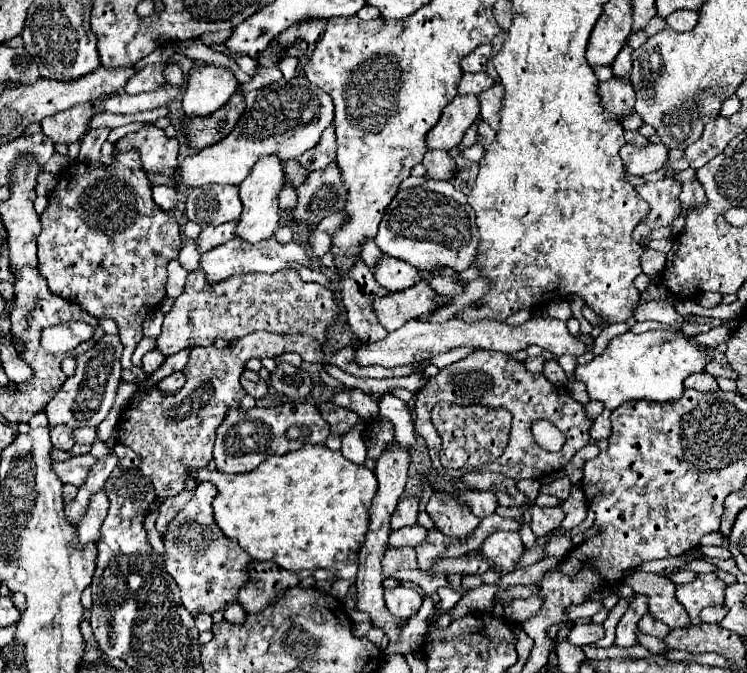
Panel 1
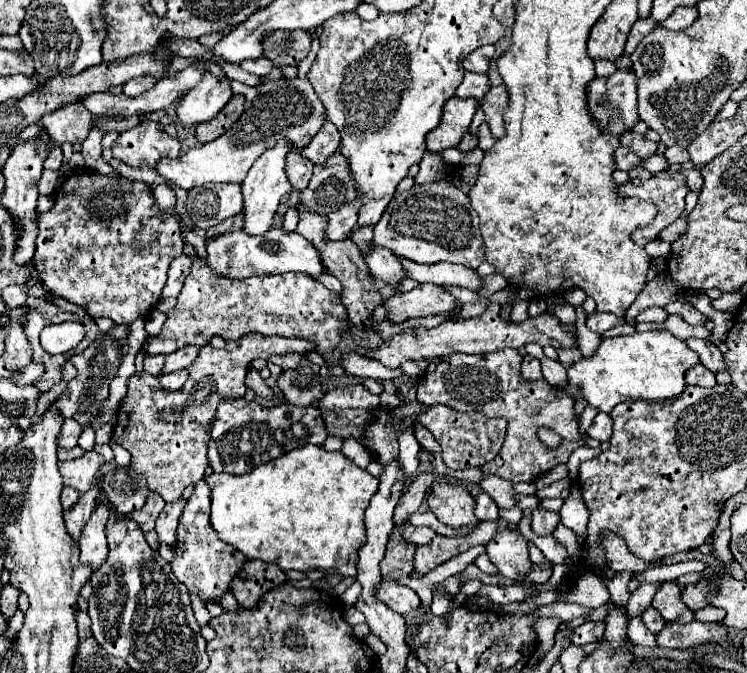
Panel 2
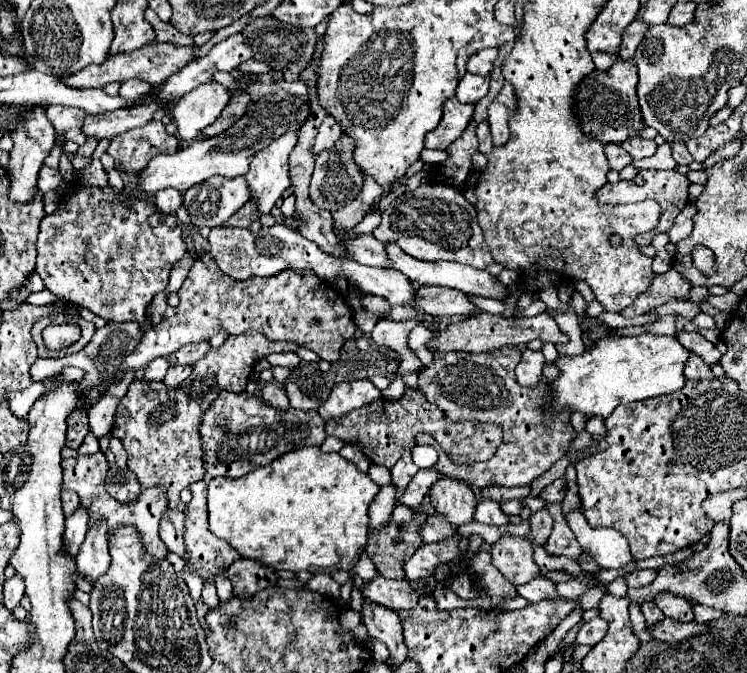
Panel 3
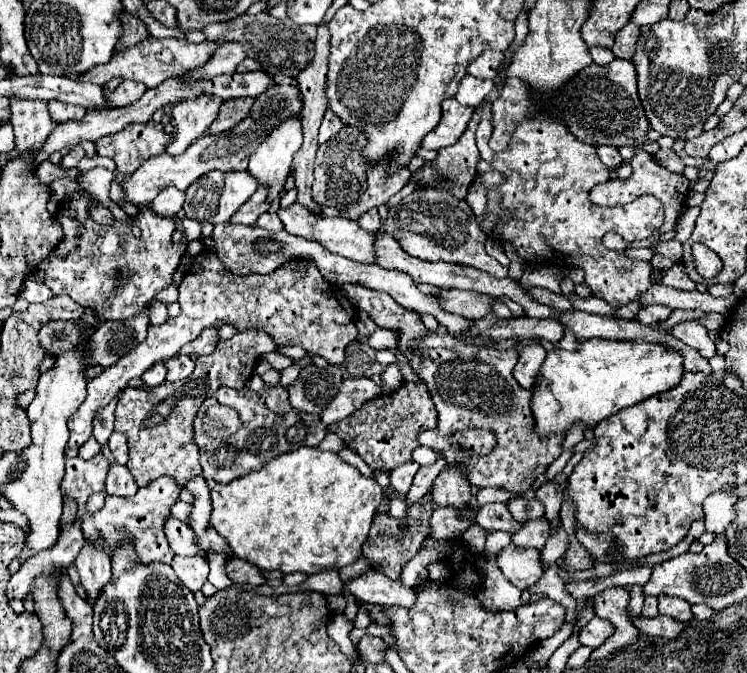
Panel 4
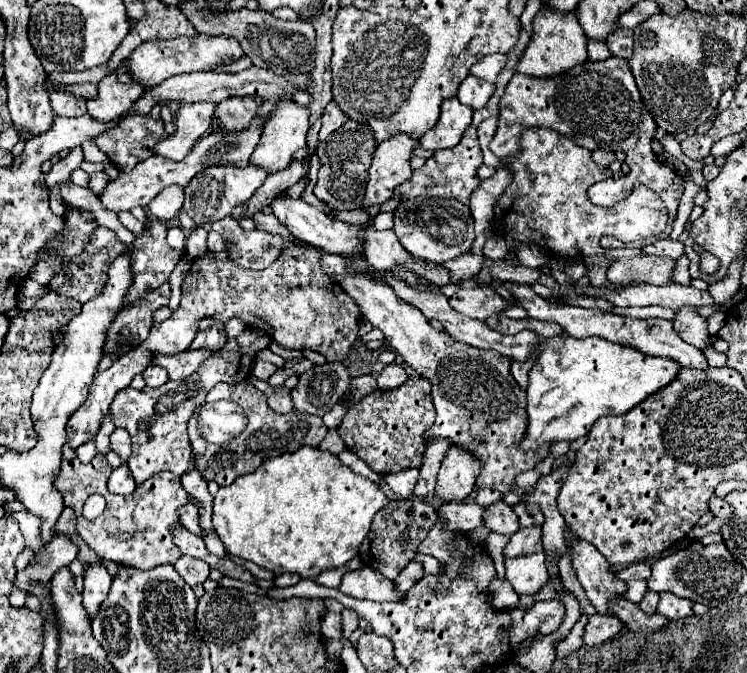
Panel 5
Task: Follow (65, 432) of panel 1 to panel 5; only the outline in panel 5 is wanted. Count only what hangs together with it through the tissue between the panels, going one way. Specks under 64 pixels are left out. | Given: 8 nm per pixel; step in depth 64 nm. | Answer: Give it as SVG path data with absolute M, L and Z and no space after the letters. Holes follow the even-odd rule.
M292 242L288 244L276 262L272 262L266 270L246 270L242 266L238 266L228 254L224 252L206 252L202 256L198 256L192 262L190 274L184 278L182 284L182 300L178 310L166 320L166 322L154 322L152 330L148 334L148 338L134 350L126 352L124 356L120 356L108 370L96 374L96 382L92 382L92 390L88 392L86 402L70 416L68 424L66 424L66 444L76 450L80 444L96 438L102 418L108 412L114 396L118 390L128 388L132 378L136 374L140 374L146 366L148 366L148 358L156 352L160 354L178 354L190 348L190 342L194 340L194 336L198 334L198 320L204 316L212 316L218 322L226 322L228 318L240 318L246 326L264 330L266 334L272 336L274 342L278 342L282 348L288 350L316 350L320 354L324 354L330 362L342 362L350 350L350 346L354 344L358 330L360 330L360 320L362 320L362 312L360 306L338 286L338 282L334 282L328 274L324 274L322 270L322 250L316 246L308 246L308 244L300 244L300 242Z

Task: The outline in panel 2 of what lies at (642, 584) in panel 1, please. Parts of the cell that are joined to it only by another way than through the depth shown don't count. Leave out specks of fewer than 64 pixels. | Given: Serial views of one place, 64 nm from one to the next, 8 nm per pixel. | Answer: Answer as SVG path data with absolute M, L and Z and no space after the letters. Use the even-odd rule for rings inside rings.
M664 582L656 592L652 606L664 616L666 622L680 622L688 624L694 620L694 612L682 602L682 590L676 582Z

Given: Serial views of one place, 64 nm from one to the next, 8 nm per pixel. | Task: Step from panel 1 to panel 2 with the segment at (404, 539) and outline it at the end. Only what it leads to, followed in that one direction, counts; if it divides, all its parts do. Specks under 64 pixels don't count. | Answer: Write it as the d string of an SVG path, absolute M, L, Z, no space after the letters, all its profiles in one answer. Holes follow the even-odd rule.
M406 526L406 528L404 528L404 536L408 538L408 542L422 546L422 544L428 544L428 542L432 542L432 538L436 538L438 534L436 534L432 528L426 528L426 526L422 526L422 528Z

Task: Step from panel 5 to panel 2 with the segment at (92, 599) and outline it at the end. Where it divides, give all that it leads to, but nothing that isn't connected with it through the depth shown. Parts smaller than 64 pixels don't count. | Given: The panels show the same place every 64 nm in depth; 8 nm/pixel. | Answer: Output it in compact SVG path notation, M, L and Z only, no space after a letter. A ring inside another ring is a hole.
M96 506L92 518L88 520L88 526L84 526L84 534L80 538L80 562L90 566L92 572L96 572L108 558L108 542L106 542L106 522L108 522L108 508Z

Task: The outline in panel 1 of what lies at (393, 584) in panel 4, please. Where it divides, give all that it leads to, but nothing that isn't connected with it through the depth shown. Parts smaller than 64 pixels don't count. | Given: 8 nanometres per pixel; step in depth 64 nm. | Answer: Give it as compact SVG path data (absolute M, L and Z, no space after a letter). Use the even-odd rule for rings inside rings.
M406 586L384 588L384 602L388 610L392 610L392 614L396 614L402 620L408 620L422 606L420 594L414 588L406 588Z

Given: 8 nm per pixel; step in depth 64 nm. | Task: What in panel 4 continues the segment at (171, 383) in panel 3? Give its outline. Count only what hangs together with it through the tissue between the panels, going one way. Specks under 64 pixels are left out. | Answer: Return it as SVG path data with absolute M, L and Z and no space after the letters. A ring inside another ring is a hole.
M184 354L184 356L178 356L178 358L170 358L164 362L164 366L168 368L168 374L166 374L166 382L176 382L176 380L184 380L188 378L192 372L194 372L194 366L196 366L196 360L198 356L196 354Z

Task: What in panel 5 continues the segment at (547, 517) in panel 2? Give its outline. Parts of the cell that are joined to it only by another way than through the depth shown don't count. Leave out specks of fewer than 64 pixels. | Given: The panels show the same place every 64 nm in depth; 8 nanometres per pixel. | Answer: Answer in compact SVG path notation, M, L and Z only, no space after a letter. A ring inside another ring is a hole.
M528 528L512 534L510 542L504 548L504 558L518 558L518 556L526 556L542 550L540 532L542 532L540 528Z

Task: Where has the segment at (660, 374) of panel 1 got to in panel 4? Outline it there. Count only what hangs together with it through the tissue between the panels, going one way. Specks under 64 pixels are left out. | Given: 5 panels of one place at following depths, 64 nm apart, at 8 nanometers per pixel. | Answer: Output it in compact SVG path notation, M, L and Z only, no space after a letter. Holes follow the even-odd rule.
M590 338L590 340L578 342L578 348L568 352L568 350L562 350L558 344L554 344L554 350L546 352L546 358L542 362L542 368L532 388L534 394L532 394L530 408L536 420L534 432L540 438L550 434L566 434L570 428L574 428L580 422L586 424L586 430L592 430L600 420L624 408L630 408L654 394L670 390L680 382L680 378L682 378L680 354L664 346L652 346L648 342L610 342L610 340Z

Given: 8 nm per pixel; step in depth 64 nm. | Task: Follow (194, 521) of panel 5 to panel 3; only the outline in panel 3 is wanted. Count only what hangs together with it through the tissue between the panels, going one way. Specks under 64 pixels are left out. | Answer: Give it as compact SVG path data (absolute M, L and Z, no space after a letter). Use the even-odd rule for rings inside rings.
M248 330L244 334L230 336L220 348L212 348L206 358L194 364L190 378L184 380L178 388L168 388L164 382L132 382L116 408L112 434L122 440L128 452L128 470L136 474L140 486L150 488L162 484L168 490L170 508L186 512L186 504L180 502L180 492L192 482L202 480L206 474L202 466L204 452L198 432L204 410L212 404L220 390L244 392L258 358L288 350L296 350L296 344L272 342L256 330Z

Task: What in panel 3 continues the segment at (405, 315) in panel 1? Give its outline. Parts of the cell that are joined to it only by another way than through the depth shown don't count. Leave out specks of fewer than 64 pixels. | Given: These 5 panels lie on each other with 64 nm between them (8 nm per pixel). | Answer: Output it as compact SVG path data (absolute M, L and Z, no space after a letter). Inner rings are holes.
M420 286L416 290L420 294L420 302L416 302L416 310L422 310L426 314L434 316L474 316L478 306L472 302L470 294L464 294L460 290L452 288L440 288L440 286Z

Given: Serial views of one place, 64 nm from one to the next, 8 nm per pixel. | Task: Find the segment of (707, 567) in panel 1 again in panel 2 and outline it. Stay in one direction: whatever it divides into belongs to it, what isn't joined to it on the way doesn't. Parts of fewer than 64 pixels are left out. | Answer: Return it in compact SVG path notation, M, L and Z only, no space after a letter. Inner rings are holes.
M690 560L690 562L680 562L680 564L672 564L672 566L656 566L656 568L648 568L644 572L638 572L631 577L628 588L630 592L636 590L646 582L674 582L684 574L690 572L702 572L706 568L704 562L698 560Z

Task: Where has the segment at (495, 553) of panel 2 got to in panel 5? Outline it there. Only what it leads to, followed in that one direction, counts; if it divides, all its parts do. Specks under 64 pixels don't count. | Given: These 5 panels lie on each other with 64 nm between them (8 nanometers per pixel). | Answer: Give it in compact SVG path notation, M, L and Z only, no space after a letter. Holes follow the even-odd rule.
M544 552L520 558L508 558L504 564L506 564L506 578L518 596L534 598L550 578Z

